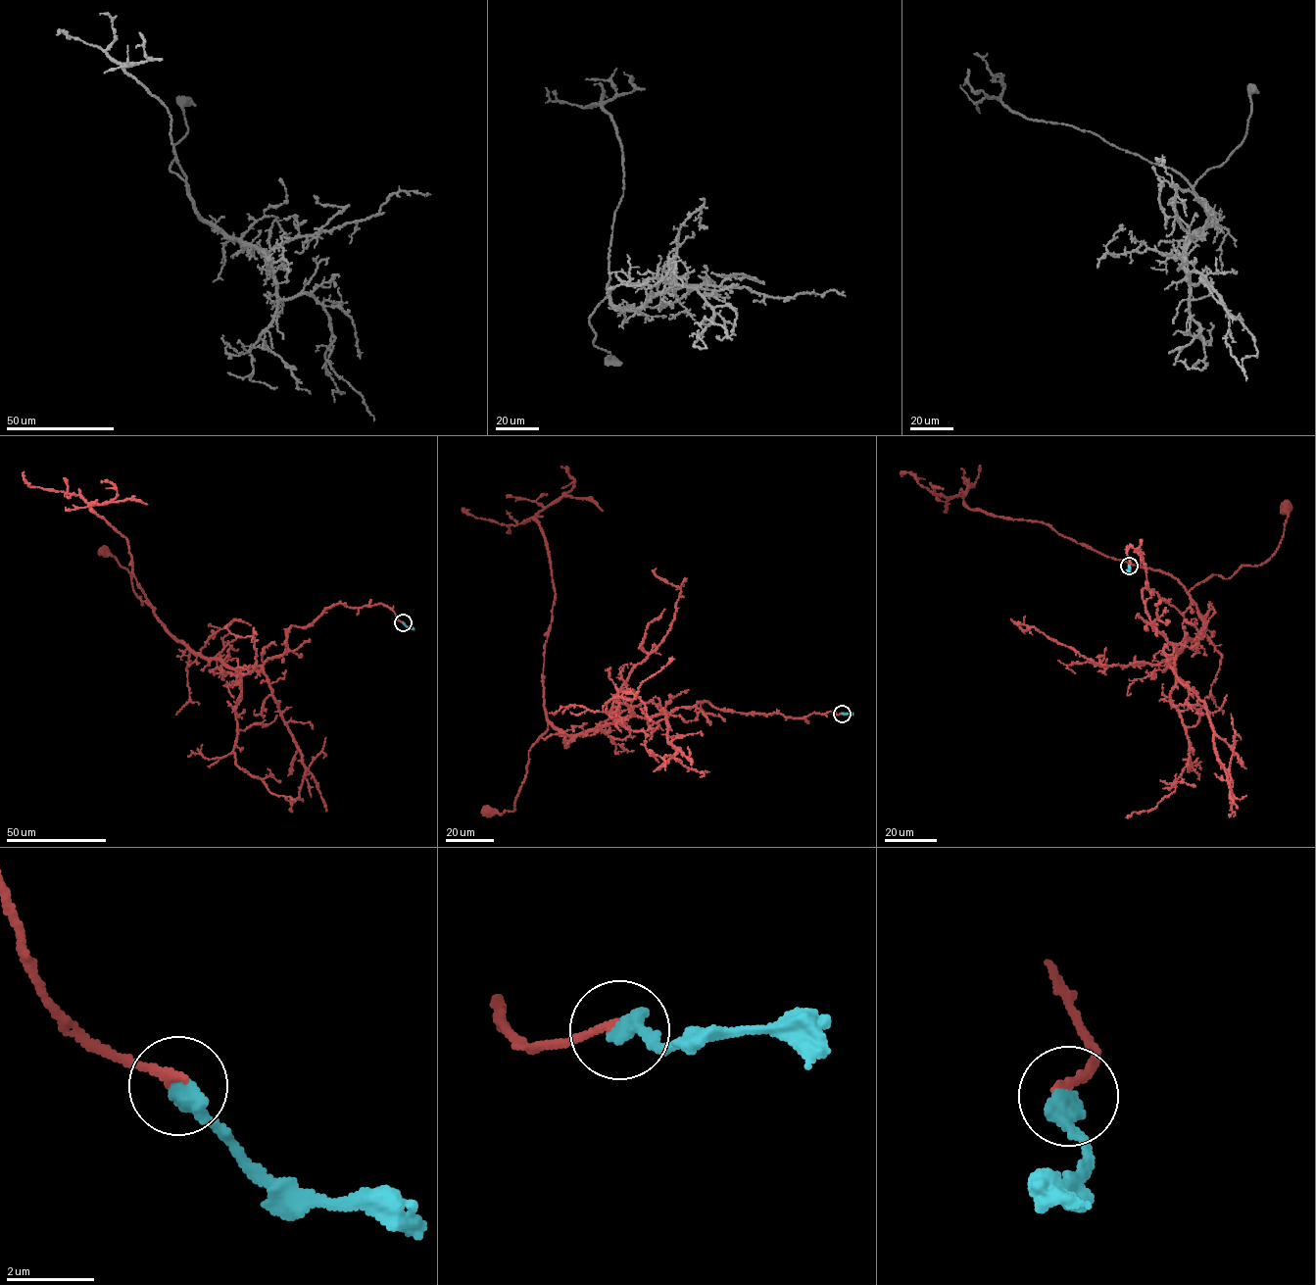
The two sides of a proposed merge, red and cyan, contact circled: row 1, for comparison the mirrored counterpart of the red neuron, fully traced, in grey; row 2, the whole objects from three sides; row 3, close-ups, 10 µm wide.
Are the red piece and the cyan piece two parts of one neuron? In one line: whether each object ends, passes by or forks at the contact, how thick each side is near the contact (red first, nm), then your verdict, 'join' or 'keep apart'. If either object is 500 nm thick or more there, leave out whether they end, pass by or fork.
red ends | cyan ends | 180/440 nm | join

